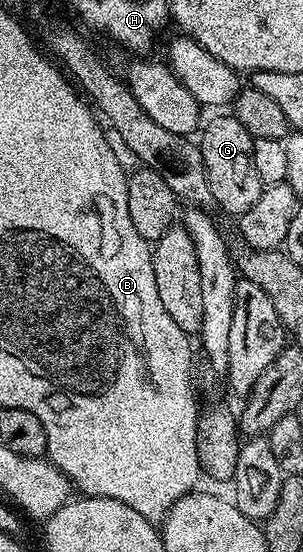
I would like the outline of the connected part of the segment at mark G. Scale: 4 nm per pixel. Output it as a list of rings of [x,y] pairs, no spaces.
[[[234,115],[216,117],[208,126],[203,126],[198,137],[198,144],[202,151],[202,163],[206,167],[206,183],[210,183],[210,195],[213,202],[221,205],[228,213],[239,215],[250,211],[254,203],[258,203],[258,195],[264,189],[258,171],[254,171],[252,162],[252,142],[254,138],[238,123]]]

